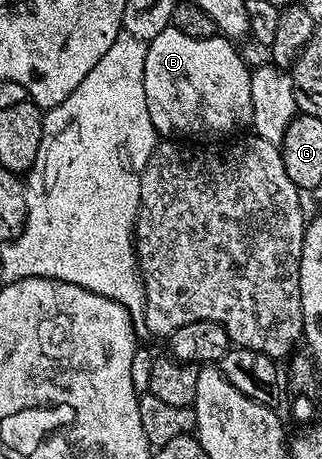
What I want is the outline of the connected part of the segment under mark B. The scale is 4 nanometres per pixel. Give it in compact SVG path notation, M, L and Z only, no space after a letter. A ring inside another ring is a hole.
M173 27L160 31L156 39L152 39L146 46L146 58L144 59L144 99L148 99L148 115L152 115L152 127L162 139L222 139L233 134L237 125L249 126L252 122L252 83L250 75L251 66L246 66L241 55L234 50L235 42L222 35L210 38L192 38L184 35L183 31Z

